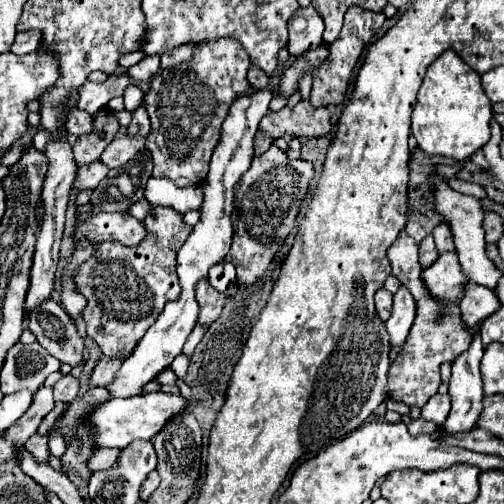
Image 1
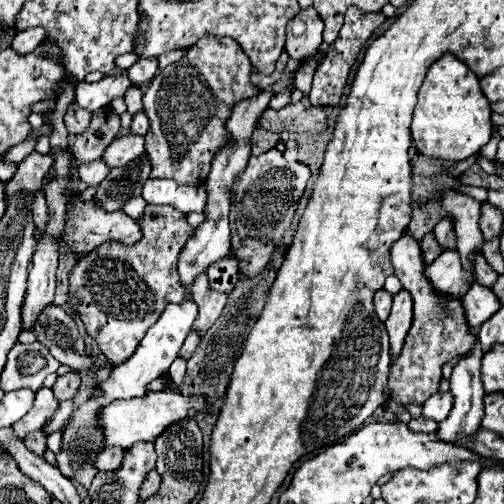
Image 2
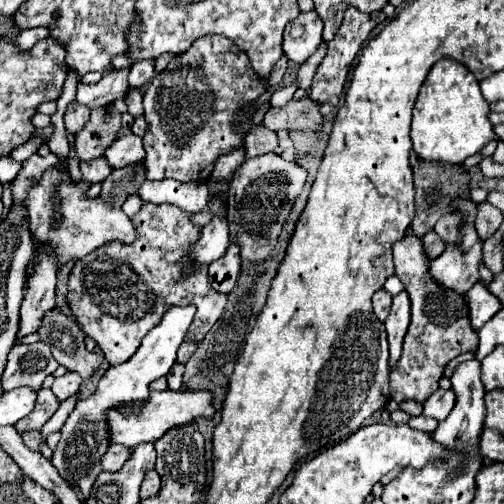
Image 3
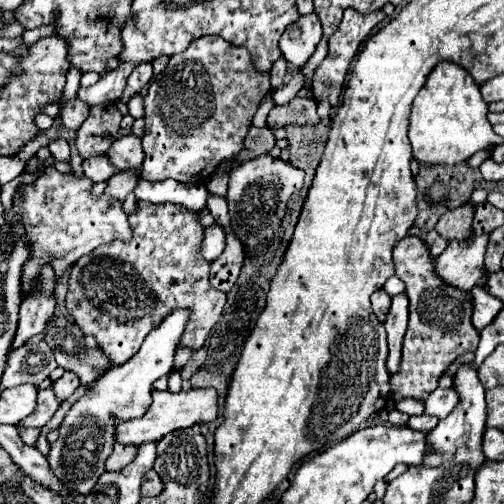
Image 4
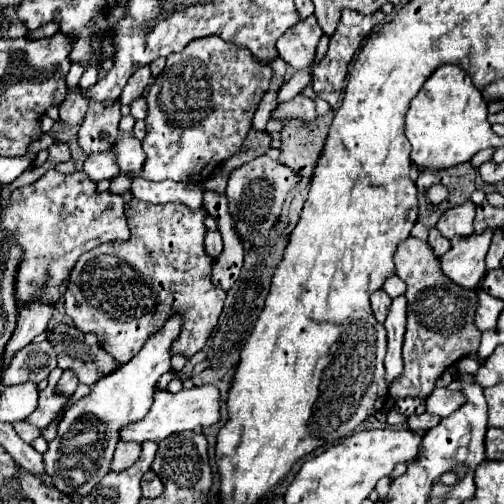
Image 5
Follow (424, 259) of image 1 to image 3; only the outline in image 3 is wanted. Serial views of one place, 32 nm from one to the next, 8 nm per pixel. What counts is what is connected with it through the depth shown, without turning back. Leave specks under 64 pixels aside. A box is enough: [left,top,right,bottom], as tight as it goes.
[422,230,446,260]

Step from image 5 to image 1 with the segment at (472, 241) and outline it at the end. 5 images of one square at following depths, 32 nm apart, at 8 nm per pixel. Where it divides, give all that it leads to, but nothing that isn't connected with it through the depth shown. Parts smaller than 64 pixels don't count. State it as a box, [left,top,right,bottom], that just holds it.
[422,252,468,304]

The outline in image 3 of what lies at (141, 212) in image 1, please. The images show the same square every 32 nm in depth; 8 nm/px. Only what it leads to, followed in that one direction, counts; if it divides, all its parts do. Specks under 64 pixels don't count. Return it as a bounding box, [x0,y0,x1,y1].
[122,194,143,217]

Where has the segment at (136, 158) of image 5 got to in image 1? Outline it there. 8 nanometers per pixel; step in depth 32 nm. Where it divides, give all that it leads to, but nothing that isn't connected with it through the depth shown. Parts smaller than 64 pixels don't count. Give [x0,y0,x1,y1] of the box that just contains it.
[100,136,144,168]

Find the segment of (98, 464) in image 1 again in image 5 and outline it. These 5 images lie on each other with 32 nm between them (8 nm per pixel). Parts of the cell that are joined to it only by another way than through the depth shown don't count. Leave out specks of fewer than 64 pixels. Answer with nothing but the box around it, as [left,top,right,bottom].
[112,442,140,472]

